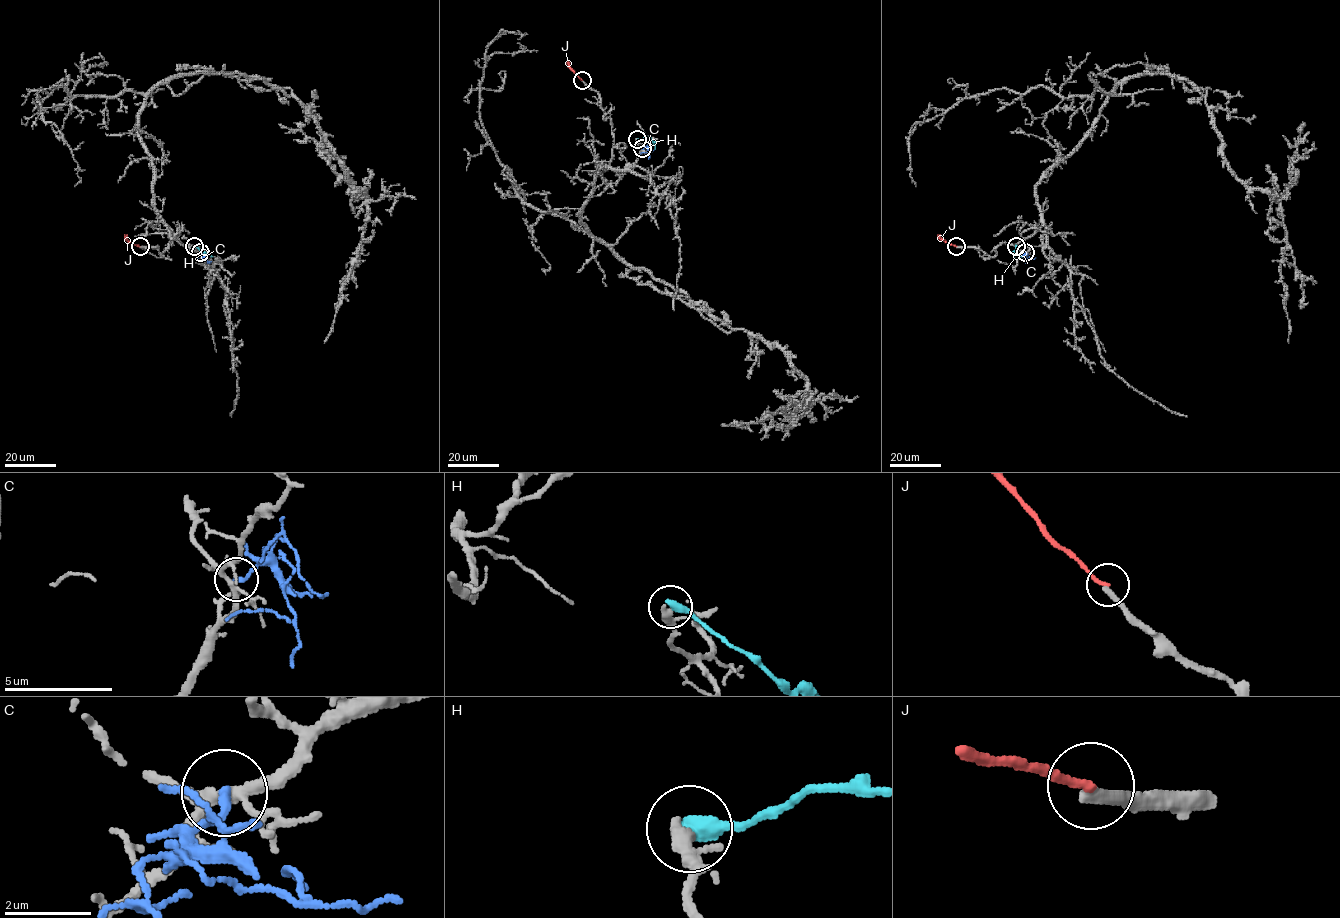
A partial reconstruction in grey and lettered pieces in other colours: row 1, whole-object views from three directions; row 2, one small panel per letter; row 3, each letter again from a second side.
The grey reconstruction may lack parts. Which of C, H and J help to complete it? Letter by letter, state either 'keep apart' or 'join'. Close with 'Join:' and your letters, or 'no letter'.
C: keep apart
H: keep apart
J: keep apart
Join: no letter

